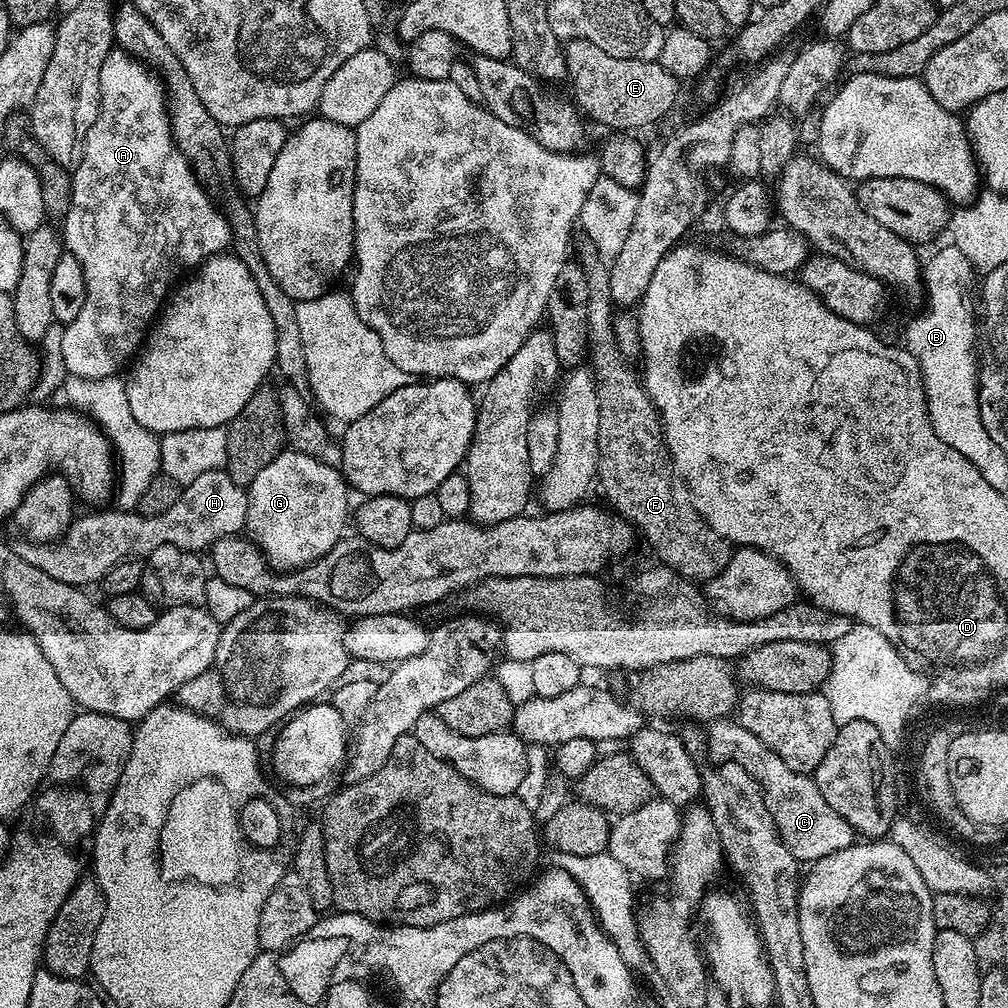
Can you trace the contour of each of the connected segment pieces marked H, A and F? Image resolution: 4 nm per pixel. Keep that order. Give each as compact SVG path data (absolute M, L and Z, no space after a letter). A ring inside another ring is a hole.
M213 470L199 475L180 493L180 500L160 516L141 516L136 510L94 510L90 516L77 515L68 531L55 542L33 542L27 538L15 541L16 553L30 566L77 586L95 585L110 570L120 564L146 558L163 544L173 544L189 550L211 549L214 542L235 536L246 525L248 493L235 484L224 470ZM140 556L140 557L136 557Z
M113 50L109 52L107 58L102 62L102 70L100 71L100 113L94 122L94 126L90 126L90 130L86 134L84 145L82 146L82 158L78 162L76 169L71 173L71 178L72 197L70 198L70 206L62 217L62 223L64 223L62 239L65 249L74 258L78 258L78 262L82 262L82 274L86 274L86 302L82 302L82 310L78 314L78 318L74 318L74 322L63 325L61 332L64 333L60 336L60 360L64 363L64 368L68 371L67 375L69 377L77 376L83 380L98 380L107 376L117 375L121 371L119 368L122 367L121 369L123 369L137 355L138 349L143 345L150 325L157 319L170 289L181 277L199 268L210 257L229 251L228 243L232 240L232 228L228 225L227 218L216 209L215 202L204 193L204 188L200 185L203 183L193 172L192 165L188 163L188 159L176 149L176 143L172 140L172 131L168 121L168 101L163 83L149 69L145 68L140 61L126 52Z
M600 352L590 353L590 367L596 378L598 396L598 484L604 487L609 502L613 504L611 507L627 520L639 535L641 532L648 539L649 546L660 555L661 565L672 568L686 580L707 582L724 569L726 562L730 562L733 545L723 540L705 522L702 514L698 514L690 490L677 476L676 469L672 466L672 458L668 455L668 448L664 445L660 413L649 398L641 377L632 368L624 372L628 364L620 368L620 361L624 356L618 360L616 356L612 356L612 352L604 352L604 356L608 356L608 360L600 360Z

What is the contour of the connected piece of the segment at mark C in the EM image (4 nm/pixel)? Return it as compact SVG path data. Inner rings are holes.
M725 718L707 725L706 748L717 757L717 761L733 760L738 762L760 783L766 802L766 810L782 838L782 842L801 862L815 862L834 854L838 850L846 850L857 843L858 833L842 818L842 814L834 814L830 810L830 802L822 798L822 790L818 790L815 779L809 773L795 772L774 754L750 730L746 730L735 719Z

